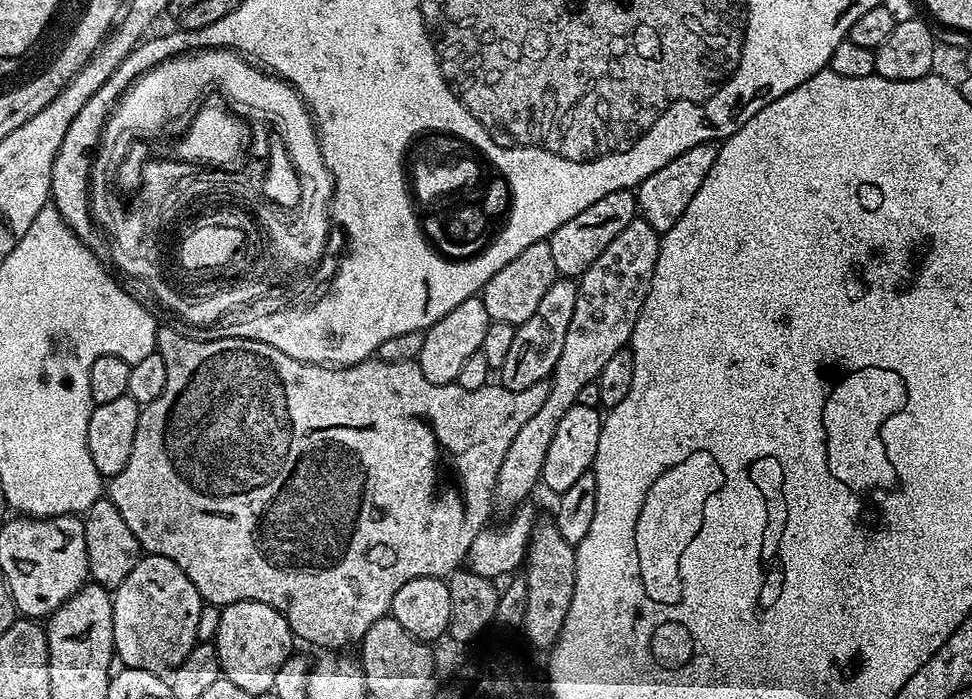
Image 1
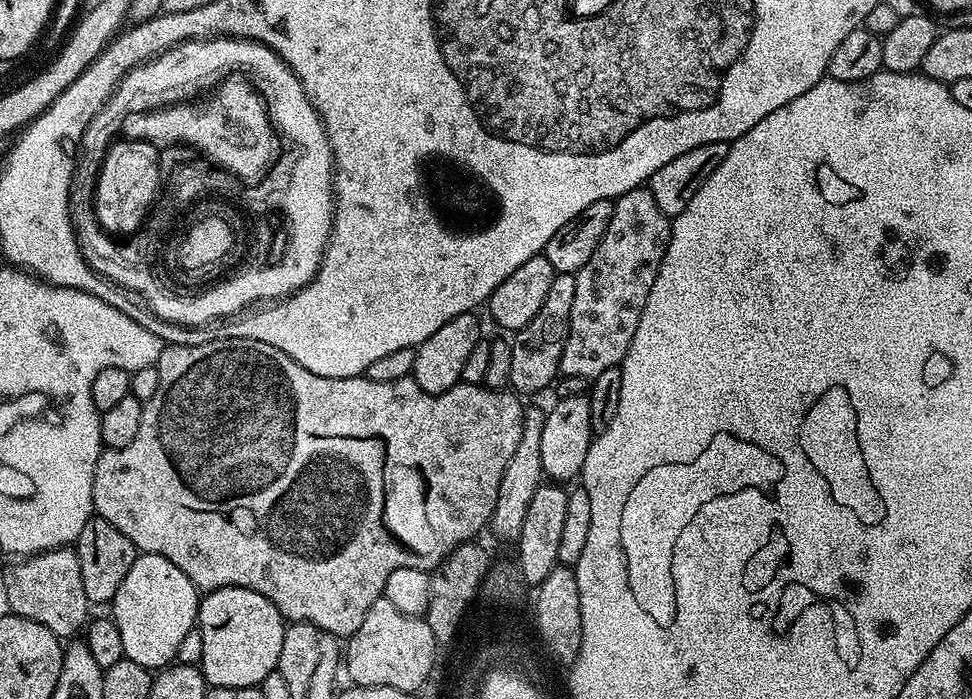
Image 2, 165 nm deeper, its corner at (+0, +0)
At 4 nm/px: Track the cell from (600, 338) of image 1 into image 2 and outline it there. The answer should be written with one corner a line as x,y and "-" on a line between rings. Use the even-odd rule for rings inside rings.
647,186
616,197
602,242
575,273
574,306
570,309
568,337
560,359
563,375
591,378
623,361
634,330
638,330
646,298
650,298
654,278
658,278
671,233
672,220
658,210
658,202
654,202
654,194

